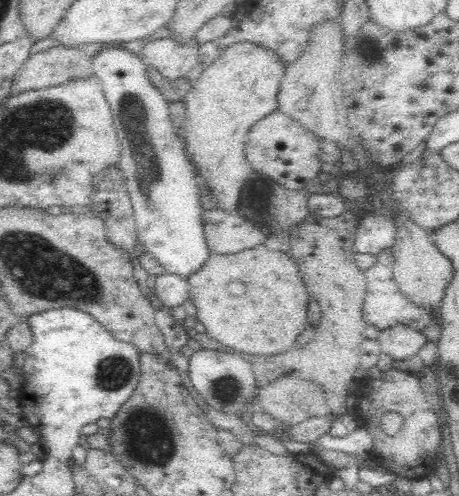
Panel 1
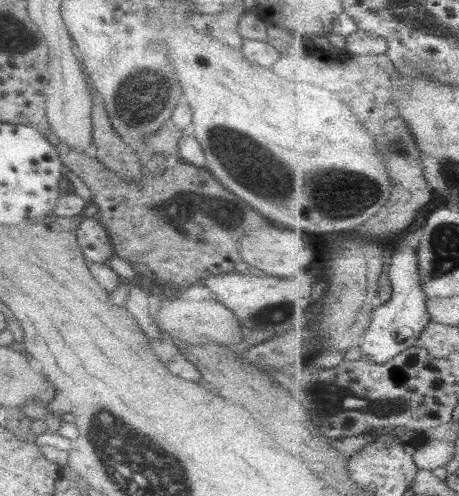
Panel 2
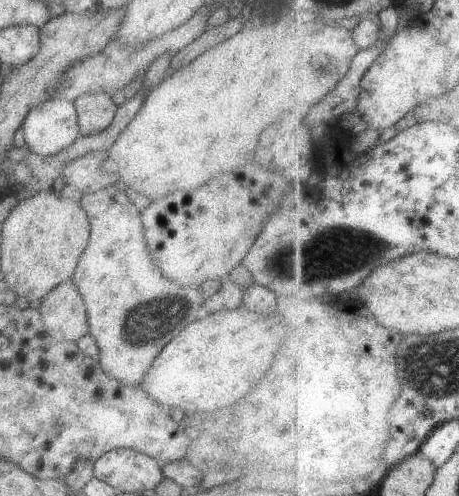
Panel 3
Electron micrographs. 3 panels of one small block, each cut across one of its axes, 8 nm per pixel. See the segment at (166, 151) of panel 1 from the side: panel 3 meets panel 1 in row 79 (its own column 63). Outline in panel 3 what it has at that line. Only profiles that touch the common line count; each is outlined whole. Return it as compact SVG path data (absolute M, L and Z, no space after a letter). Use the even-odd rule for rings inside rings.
M60 97L29 109L22 126L25 146L40 156L56 154L80 135L74 102Z

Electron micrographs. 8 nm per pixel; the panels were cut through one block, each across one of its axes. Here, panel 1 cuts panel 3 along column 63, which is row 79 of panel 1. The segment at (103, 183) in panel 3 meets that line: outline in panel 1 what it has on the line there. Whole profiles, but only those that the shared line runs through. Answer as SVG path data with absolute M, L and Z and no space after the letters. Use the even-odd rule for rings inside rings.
M172 38L148 42L141 51L141 57L147 64L168 81L187 78L191 69L199 64L196 54L196 42L192 42L192 52L189 45L178 45Z

